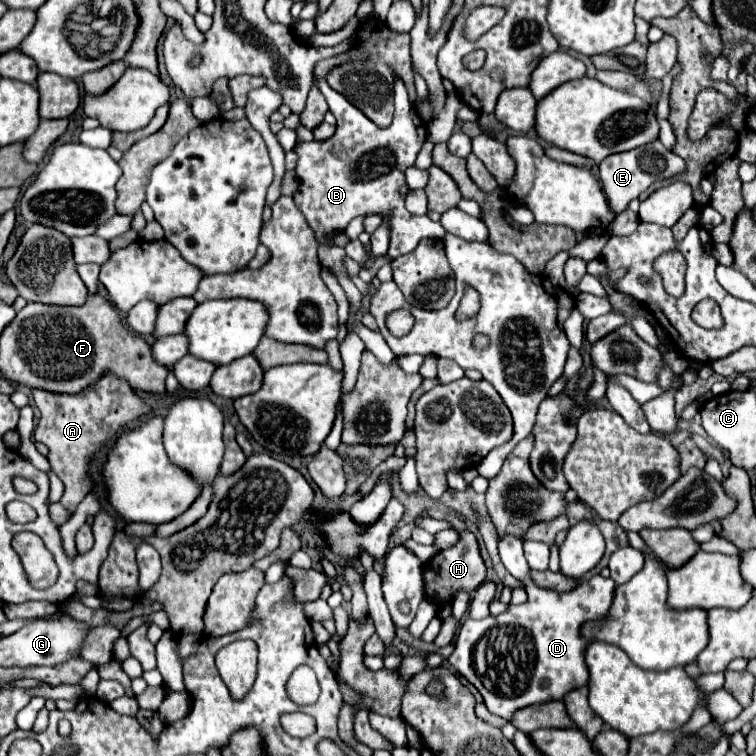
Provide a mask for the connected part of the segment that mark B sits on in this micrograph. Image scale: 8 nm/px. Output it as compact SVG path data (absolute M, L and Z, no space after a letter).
M334 58L320 60L314 68L314 74L320 92L324 94L329 110L336 118L336 132L328 140L298 140L294 146L298 156L296 176L300 184L292 198L312 228L316 242L330 246L334 234L344 232L348 222L360 214L390 216L390 258L412 252L422 238L442 238L446 232L438 222L432 222L426 216L408 216L410 212L404 208L404 196L408 194L404 170L414 164L416 154L428 136L428 130L414 104L408 100L403 81L399 78L394 81L394 122L390 128L378 128L342 94L334 92L324 82L326 72L334 66Z

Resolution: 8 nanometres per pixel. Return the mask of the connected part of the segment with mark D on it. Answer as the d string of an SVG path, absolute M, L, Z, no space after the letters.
M500 536L498 552L506 570L524 582L528 600L520 606L508 606L498 616L464 620L448 662L476 686L492 714L510 720L524 706L562 700L568 692L588 684L588 668L584 664L586 642L580 638L580 626L586 620L600 620L608 612L616 582L592 576L572 592L552 592L538 588L530 580L522 540Z

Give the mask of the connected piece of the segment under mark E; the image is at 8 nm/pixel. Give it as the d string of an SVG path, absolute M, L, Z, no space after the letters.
M654 140L652 144L646 144L644 148L634 148L632 152L612 154L600 162L602 192L614 214L624 212L628 208L628 204L632 202L632 198L638 198L652 182L670 178L680 172L684 172L684 160L680 156L676 156L674 152L666 150L660 140Z

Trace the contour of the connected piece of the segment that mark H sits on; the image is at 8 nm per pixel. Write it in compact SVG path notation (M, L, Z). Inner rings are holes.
M470 530L460 532L460 540L458 540L452 548L440 550L440 552L436 554L434 562L436 562L436 572L438 572L438 576L436 576L436 582L434 582L432 588L430 588L430 562L424 564L424 592L426 592L428 600L430 600L432 604L436 604L436 608L442 608L442 606L446 606L446 604L452 604L452 602L456 600L456 594L458 594L460 590L472 594L472 592L476 592L476 588L478 588L480 584L486 582L486 566L484 566L484 560L482 560L482 556L480 556L478 540L476 540L476 536L474 536Z

